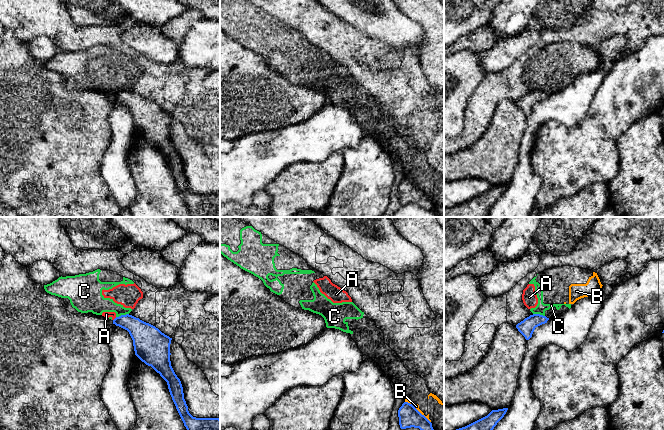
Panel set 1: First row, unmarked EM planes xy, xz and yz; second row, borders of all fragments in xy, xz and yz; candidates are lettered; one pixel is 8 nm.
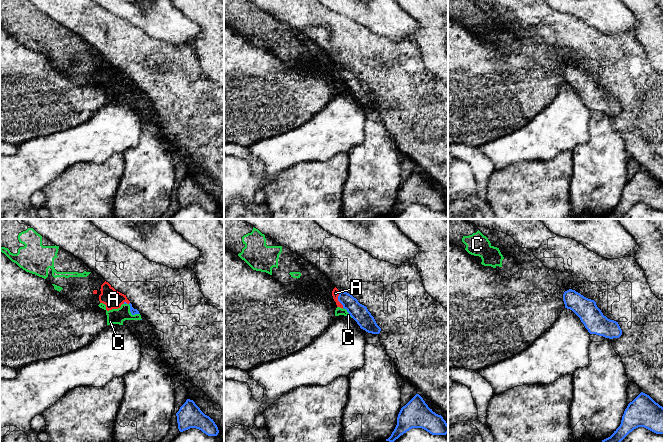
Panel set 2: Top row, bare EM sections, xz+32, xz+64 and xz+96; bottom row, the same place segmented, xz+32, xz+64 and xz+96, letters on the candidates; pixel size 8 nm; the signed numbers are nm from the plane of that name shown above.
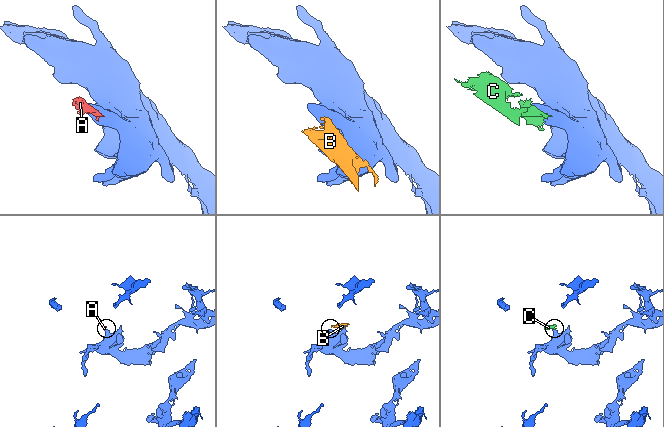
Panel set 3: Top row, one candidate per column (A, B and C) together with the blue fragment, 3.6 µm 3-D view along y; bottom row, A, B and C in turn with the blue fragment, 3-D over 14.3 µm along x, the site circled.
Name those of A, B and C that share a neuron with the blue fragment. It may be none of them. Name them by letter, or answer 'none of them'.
none of them

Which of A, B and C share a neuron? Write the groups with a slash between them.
A B C

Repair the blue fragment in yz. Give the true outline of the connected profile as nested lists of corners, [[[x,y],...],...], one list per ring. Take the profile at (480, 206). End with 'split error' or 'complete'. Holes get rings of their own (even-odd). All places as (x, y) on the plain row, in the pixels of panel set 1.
[[[508,184],[492,186],[487,192],[456,206],[444,209],[444,217],[487,217]]]; complete

